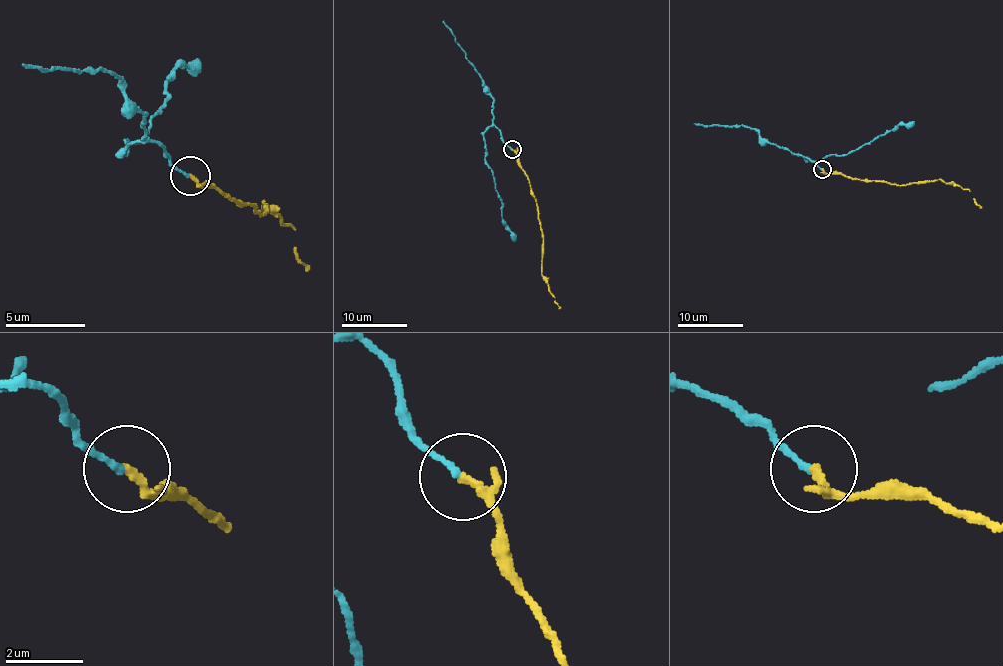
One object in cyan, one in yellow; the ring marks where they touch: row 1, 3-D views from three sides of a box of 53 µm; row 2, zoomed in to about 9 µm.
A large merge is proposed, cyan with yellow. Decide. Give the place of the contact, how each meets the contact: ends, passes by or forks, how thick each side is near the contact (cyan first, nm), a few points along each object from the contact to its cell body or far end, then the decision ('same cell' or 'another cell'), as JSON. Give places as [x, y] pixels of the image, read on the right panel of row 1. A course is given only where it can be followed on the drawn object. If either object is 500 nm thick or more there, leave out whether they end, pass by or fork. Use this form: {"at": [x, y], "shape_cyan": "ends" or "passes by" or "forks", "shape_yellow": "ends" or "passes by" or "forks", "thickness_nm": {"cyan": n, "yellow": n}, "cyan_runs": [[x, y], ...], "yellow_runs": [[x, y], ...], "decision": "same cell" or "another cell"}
{"at": [822, 169], "shape_cyan": "ends", "shape_yellow": "passes by", "thickness_nm": {"cyan": 160, "yellow": 150}, "cyan_runs": [[822, 169], [800, 155], [808, 160], [853, 151], [914, 121]], "yellow_runs": [[822, 169], [826, 173], [842, 173], [853, 179], [892, 184], [943, 179], [969, 189], [982, 208]], "decision": "same cell"}

